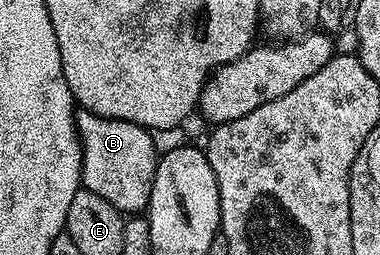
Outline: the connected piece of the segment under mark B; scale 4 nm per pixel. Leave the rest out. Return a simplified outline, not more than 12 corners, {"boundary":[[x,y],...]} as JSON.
{"boundary":[[78,110],[81,186],[148,208],[154,132]]}

